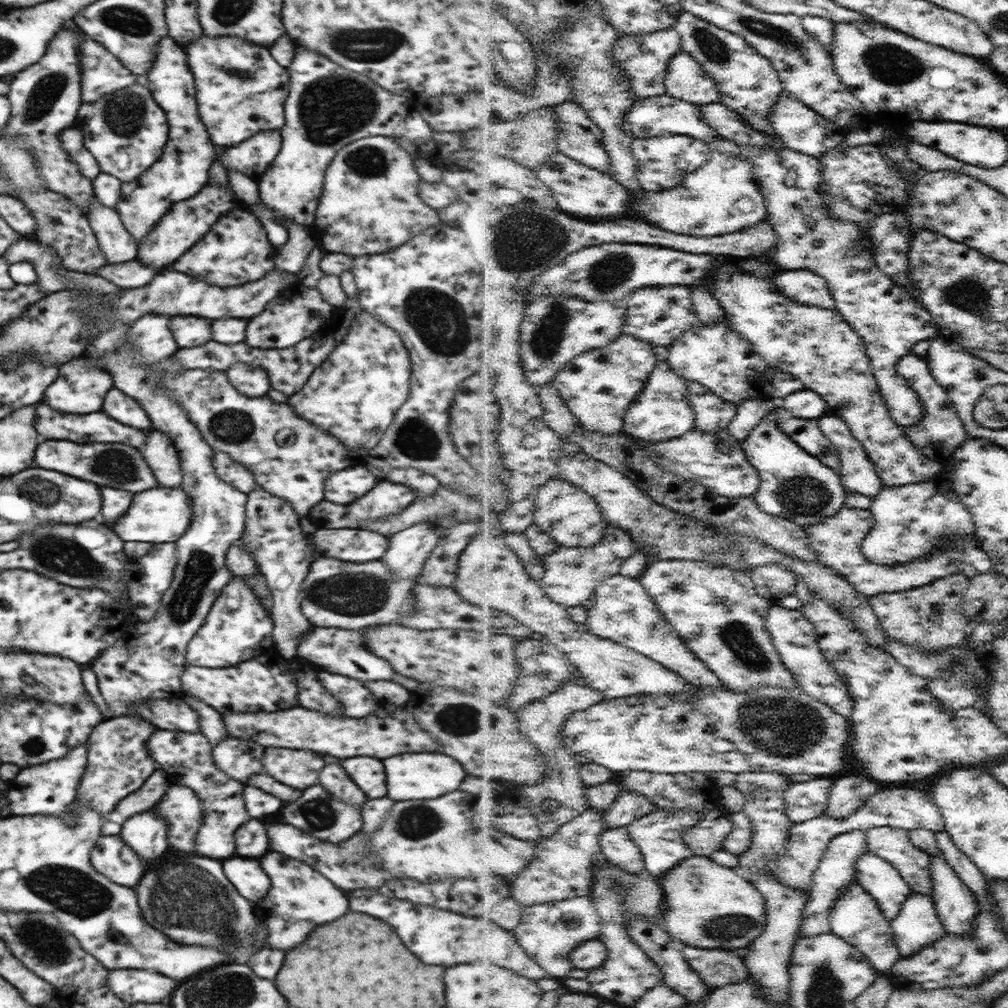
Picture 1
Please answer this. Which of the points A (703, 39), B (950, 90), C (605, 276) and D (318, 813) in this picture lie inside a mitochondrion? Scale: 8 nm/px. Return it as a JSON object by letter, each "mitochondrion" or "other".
{"A":"mitochondrion","B":"other","C":"mitochondrion","D":"mitochondrion"}

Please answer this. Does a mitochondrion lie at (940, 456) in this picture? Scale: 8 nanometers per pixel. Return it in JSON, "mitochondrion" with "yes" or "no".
{"mitochondrion":"no"}

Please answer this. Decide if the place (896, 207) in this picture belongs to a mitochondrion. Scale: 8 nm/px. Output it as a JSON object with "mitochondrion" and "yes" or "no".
{"mitochondrion":"no"}

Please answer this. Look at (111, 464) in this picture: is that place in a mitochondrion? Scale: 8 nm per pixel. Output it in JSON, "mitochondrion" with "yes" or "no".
{"mitochondrion":"yes"}

